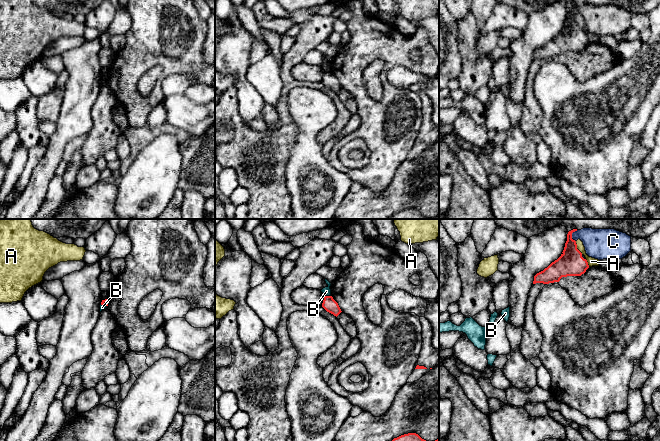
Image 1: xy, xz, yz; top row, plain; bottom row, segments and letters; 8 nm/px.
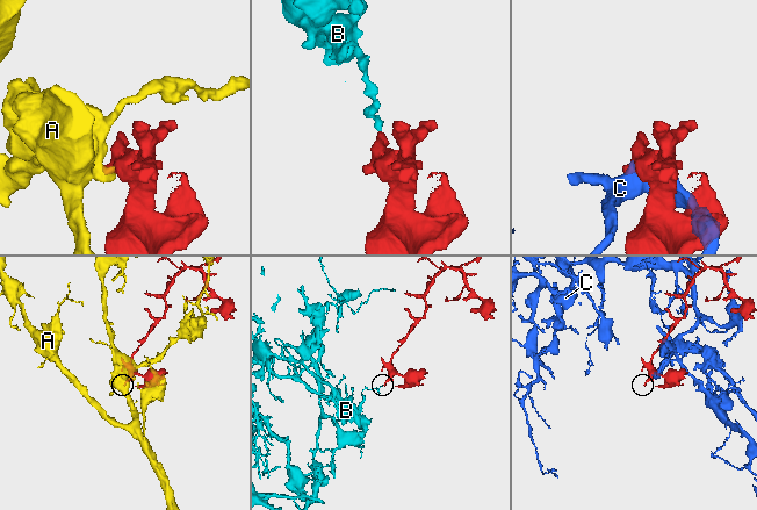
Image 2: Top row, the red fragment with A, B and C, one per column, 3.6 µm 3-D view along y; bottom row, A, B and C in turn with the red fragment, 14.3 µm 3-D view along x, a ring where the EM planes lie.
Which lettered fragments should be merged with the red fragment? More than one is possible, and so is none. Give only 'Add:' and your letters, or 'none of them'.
Add: none of them

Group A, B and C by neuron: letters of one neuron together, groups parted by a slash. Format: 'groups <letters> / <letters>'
groups A / B / C

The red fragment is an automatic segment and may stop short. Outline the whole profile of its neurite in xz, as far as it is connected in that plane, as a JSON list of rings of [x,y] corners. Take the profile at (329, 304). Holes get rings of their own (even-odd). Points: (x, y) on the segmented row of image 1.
[[[325,296],[324,297],[322,307],[327,312],[333,314],[336,317],[342,312],[338,303],[333,299],[332,296]]]

